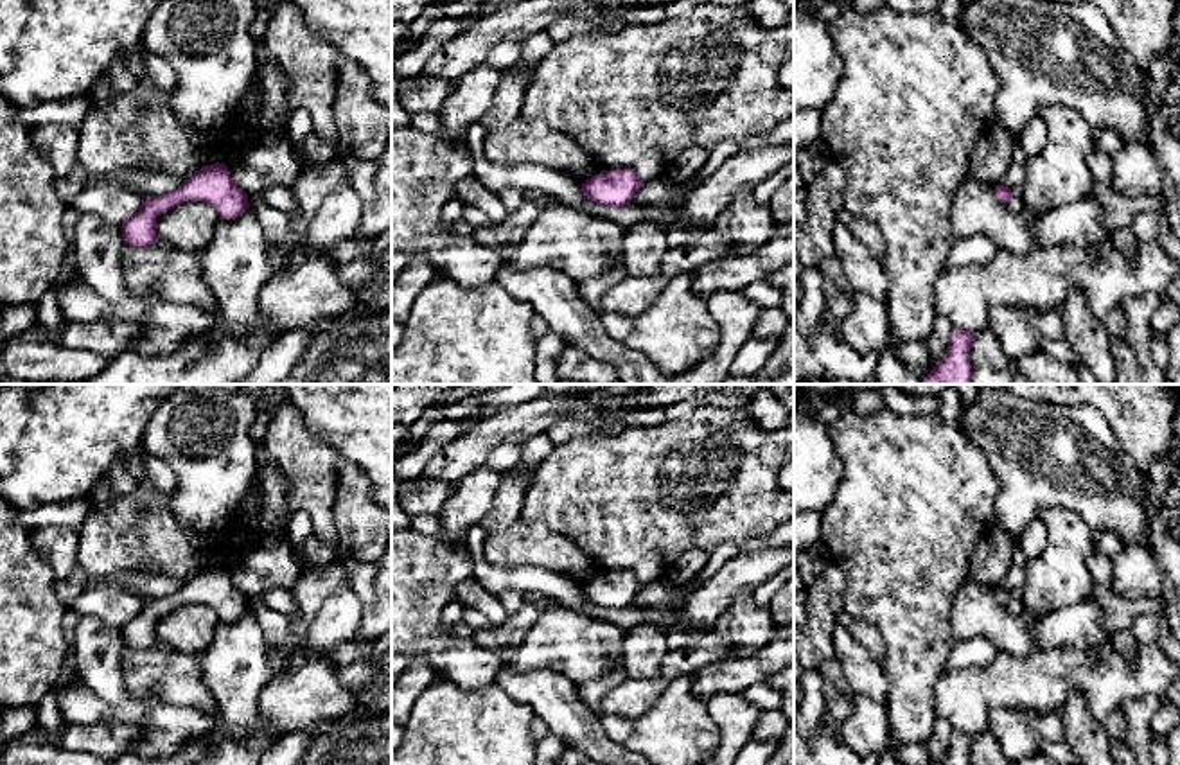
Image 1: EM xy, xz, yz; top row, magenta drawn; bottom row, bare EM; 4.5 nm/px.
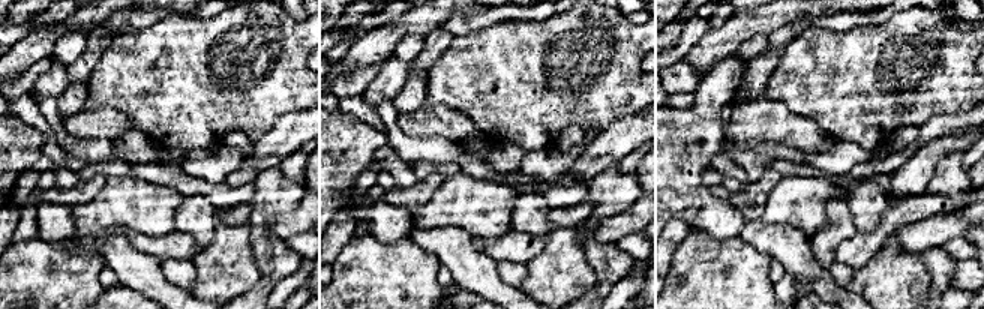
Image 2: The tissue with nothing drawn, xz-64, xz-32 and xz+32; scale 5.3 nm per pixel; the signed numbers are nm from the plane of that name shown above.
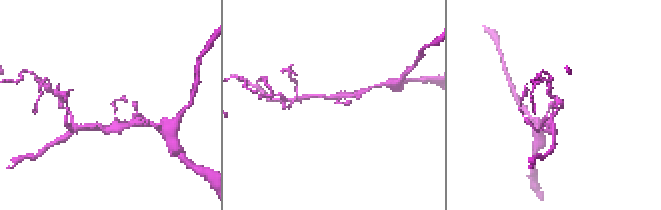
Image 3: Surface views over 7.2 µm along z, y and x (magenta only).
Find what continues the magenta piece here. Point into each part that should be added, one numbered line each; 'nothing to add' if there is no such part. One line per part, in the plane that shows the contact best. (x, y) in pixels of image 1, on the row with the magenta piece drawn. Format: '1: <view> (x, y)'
nothing to add

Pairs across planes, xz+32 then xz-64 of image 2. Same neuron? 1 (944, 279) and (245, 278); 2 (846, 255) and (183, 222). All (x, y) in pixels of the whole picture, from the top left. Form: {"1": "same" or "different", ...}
{"1": "different", "2": "different"}

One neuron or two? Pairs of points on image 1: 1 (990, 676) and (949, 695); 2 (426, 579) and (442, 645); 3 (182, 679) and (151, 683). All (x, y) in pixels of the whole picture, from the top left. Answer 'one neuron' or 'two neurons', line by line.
1: one neuron
2: one neuron
3: one neuron

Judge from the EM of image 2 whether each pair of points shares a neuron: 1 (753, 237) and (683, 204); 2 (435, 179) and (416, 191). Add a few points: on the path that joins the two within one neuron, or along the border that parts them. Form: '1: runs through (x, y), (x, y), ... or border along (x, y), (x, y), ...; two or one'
1: border along (747, 221), (737, 236); two
2: runs through (431, 183), (420, 191); one

